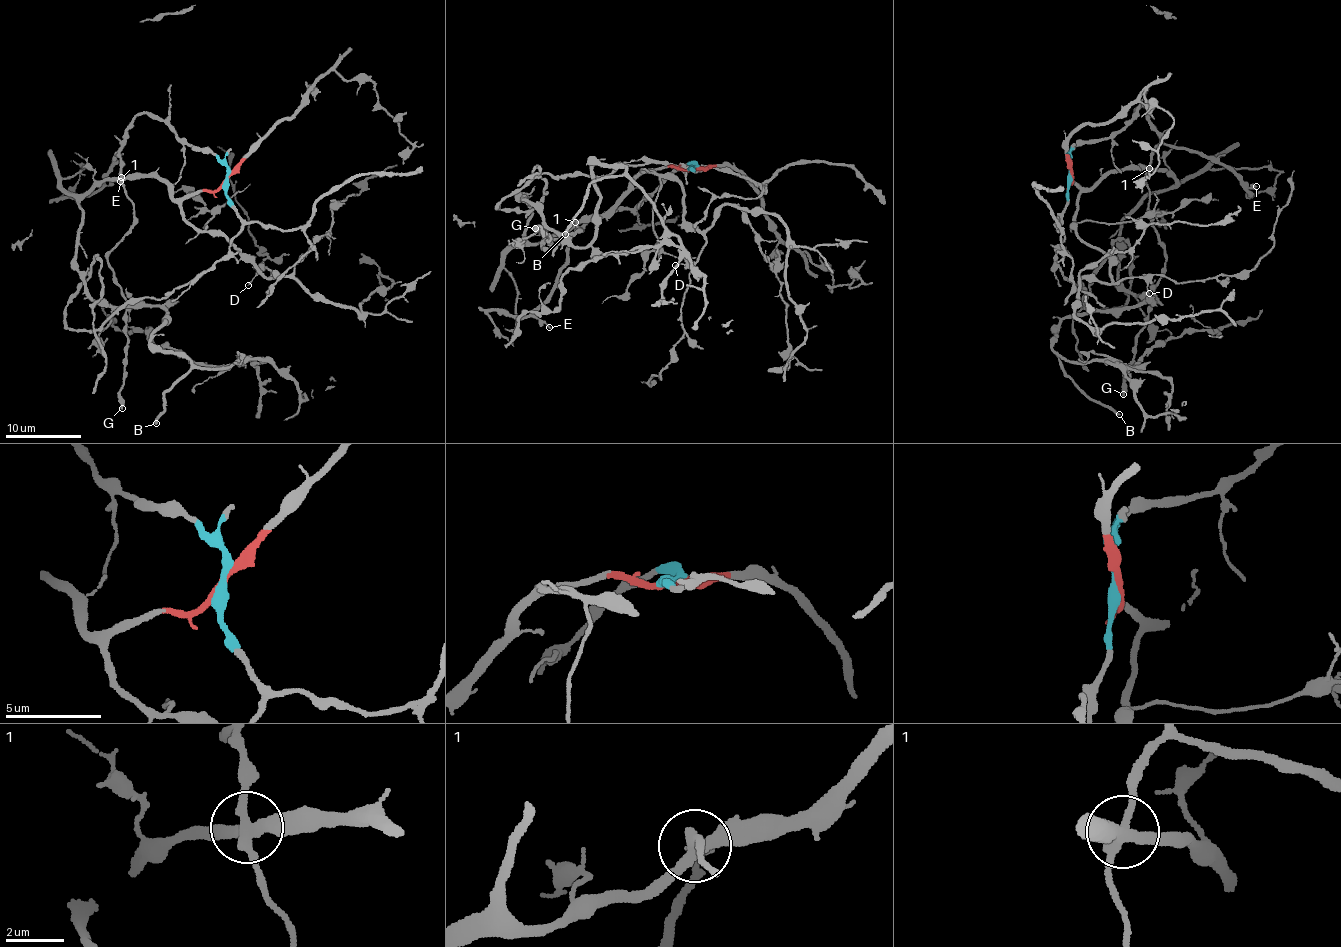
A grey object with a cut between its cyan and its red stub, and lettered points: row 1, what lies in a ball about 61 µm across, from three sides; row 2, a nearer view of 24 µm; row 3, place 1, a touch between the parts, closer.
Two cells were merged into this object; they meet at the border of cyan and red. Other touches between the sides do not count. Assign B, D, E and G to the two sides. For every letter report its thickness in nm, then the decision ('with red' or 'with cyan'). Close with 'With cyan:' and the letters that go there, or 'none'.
B: 280 nm | with red
D: 100 nm | with red
E: 140 nm | with cyan
G: 420 nm | with cyan
With cyan: E, G

